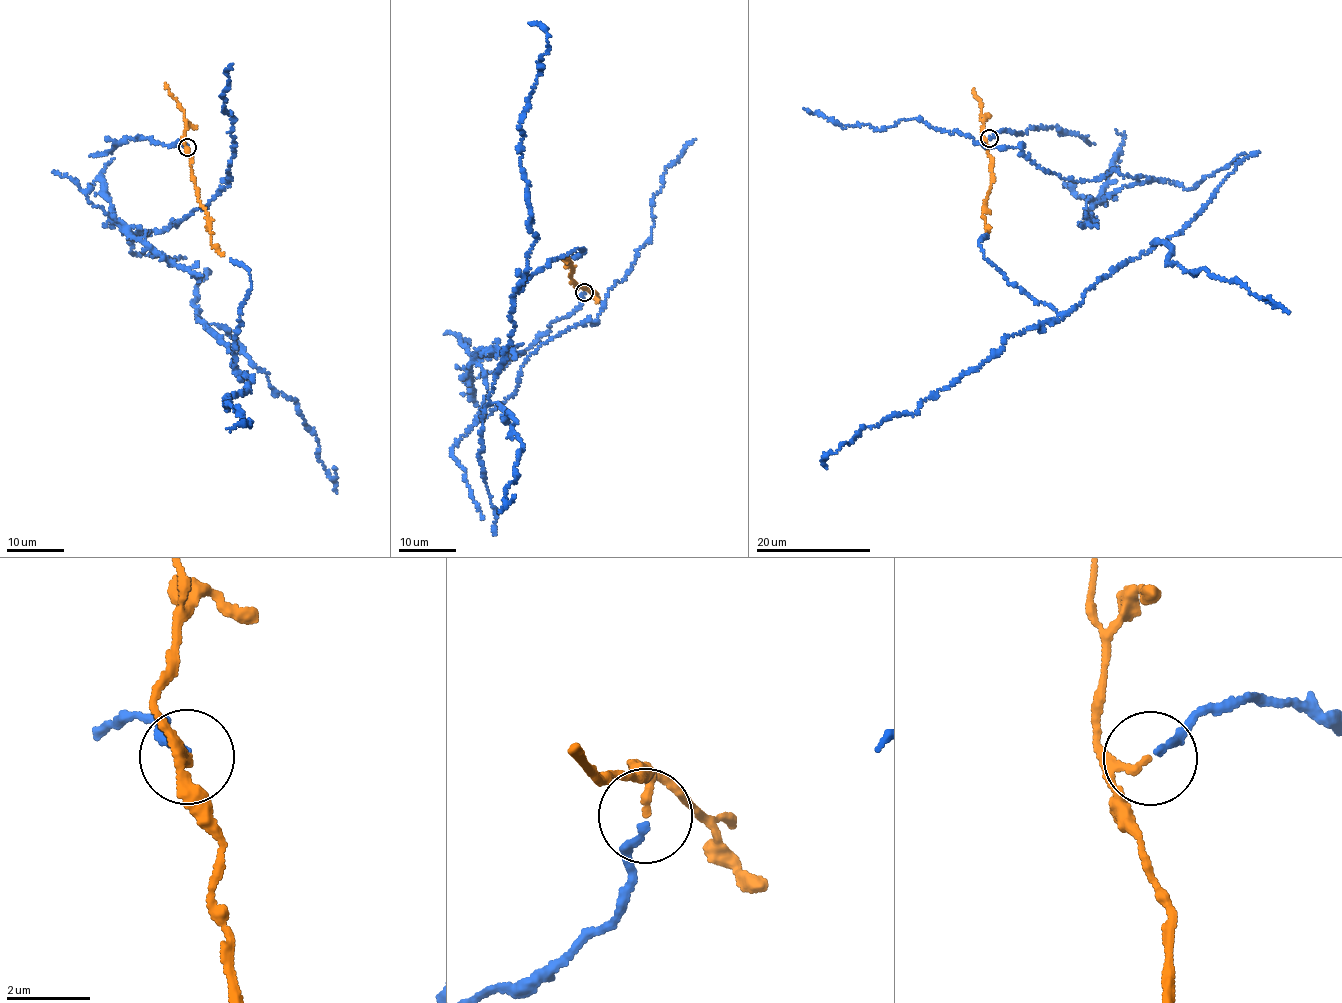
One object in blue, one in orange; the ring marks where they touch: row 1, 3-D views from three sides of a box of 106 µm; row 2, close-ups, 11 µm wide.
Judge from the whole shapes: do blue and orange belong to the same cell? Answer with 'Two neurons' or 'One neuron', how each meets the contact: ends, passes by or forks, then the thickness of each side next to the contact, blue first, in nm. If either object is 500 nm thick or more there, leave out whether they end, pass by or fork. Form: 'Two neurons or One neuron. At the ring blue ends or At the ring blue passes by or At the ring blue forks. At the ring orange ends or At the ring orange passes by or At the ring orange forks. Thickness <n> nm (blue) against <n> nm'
One neuron. At the ring blue ends. At the ring orange passes by. Thickness 150 nm (blue) against 130 nm

